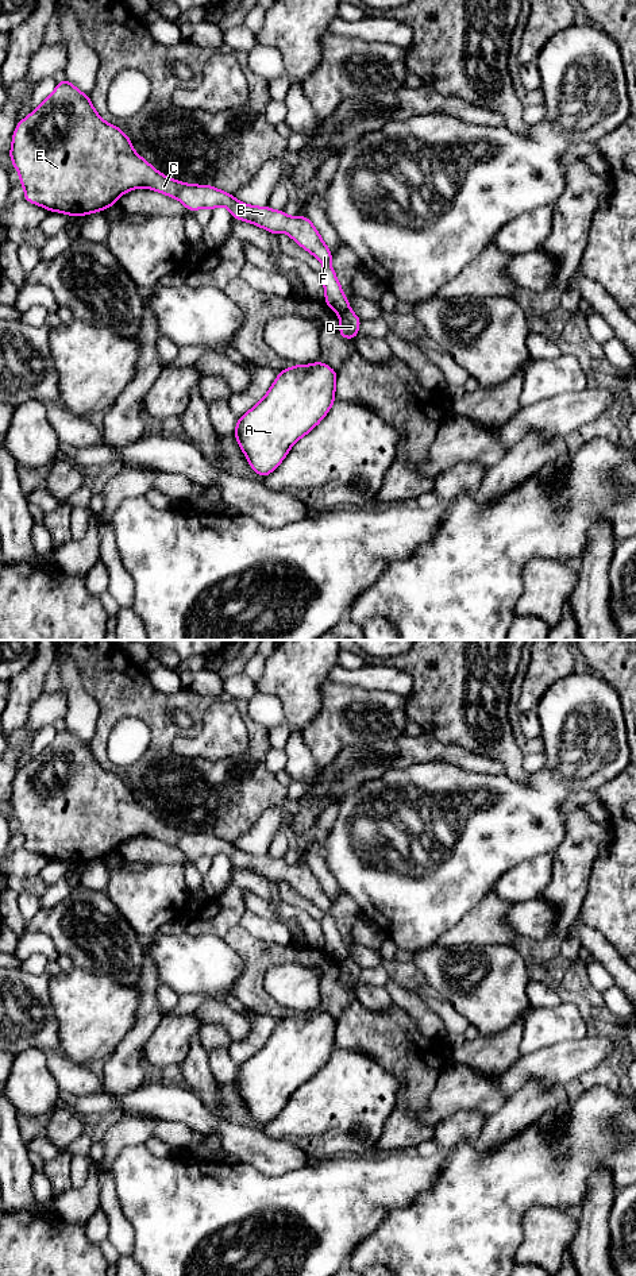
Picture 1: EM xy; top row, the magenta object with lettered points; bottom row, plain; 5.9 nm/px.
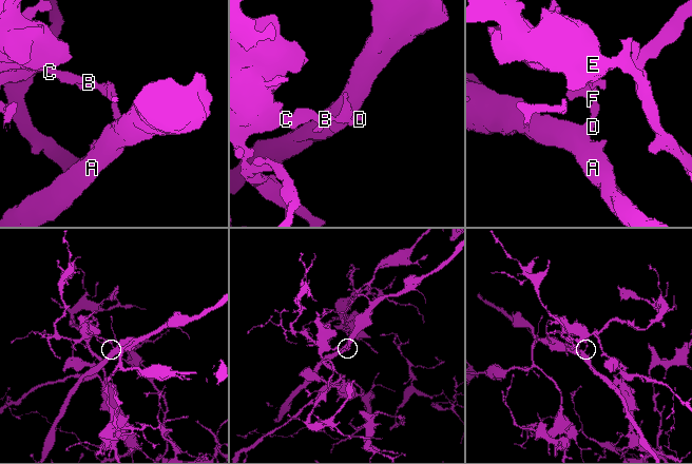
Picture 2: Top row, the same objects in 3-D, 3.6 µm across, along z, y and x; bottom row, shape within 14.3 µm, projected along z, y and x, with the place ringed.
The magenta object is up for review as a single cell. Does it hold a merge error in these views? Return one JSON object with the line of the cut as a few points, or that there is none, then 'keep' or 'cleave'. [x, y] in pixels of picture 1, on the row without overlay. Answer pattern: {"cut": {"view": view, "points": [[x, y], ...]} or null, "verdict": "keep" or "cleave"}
{"cut": {"view": "xy", "points": [[349, 955], [338, 962]]}, "verdict": "cleave"}

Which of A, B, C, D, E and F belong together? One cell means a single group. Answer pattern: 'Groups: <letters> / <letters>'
Groups: A D / B C E F

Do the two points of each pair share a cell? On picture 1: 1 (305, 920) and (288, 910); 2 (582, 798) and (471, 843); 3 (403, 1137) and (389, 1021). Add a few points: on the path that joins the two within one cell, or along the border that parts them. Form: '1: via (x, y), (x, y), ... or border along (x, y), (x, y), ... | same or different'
1: via (301, 918), (292, 913) | same
2: border along (593, 790), (574, 791), (567, 798), (565, 806) | different
3: via (408, 1109), (409, 1056), (403, 1049) | same

